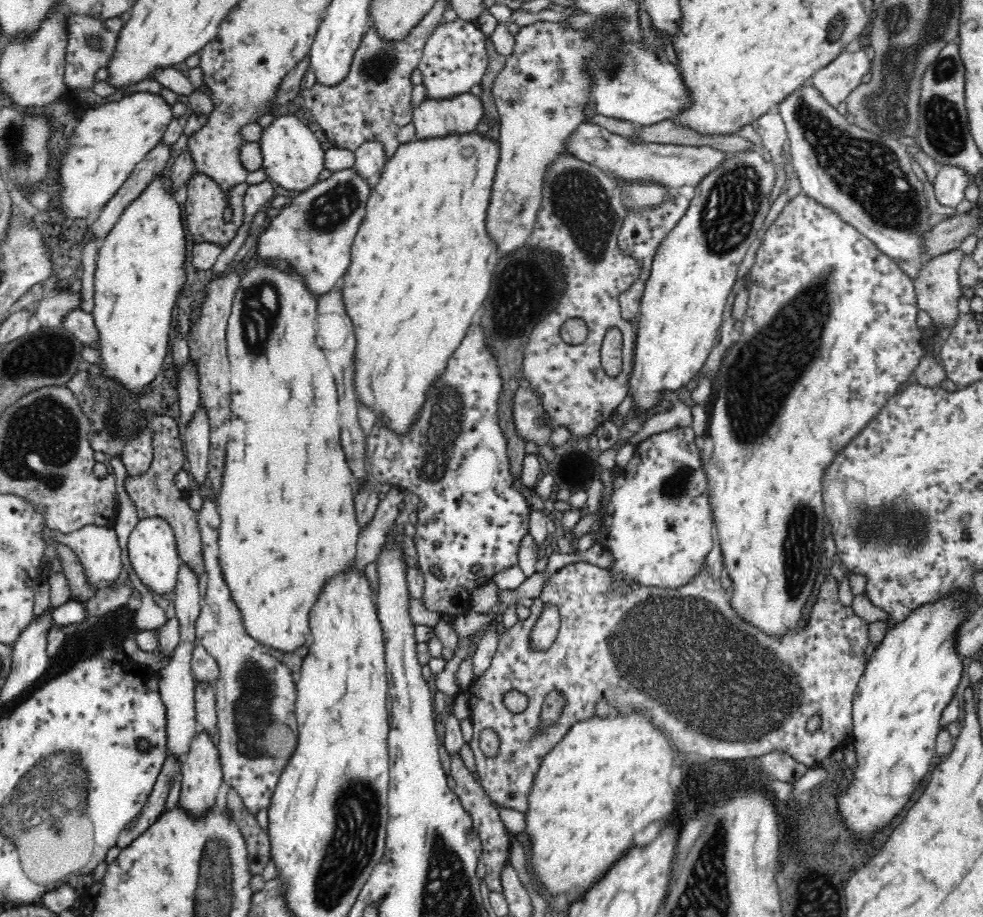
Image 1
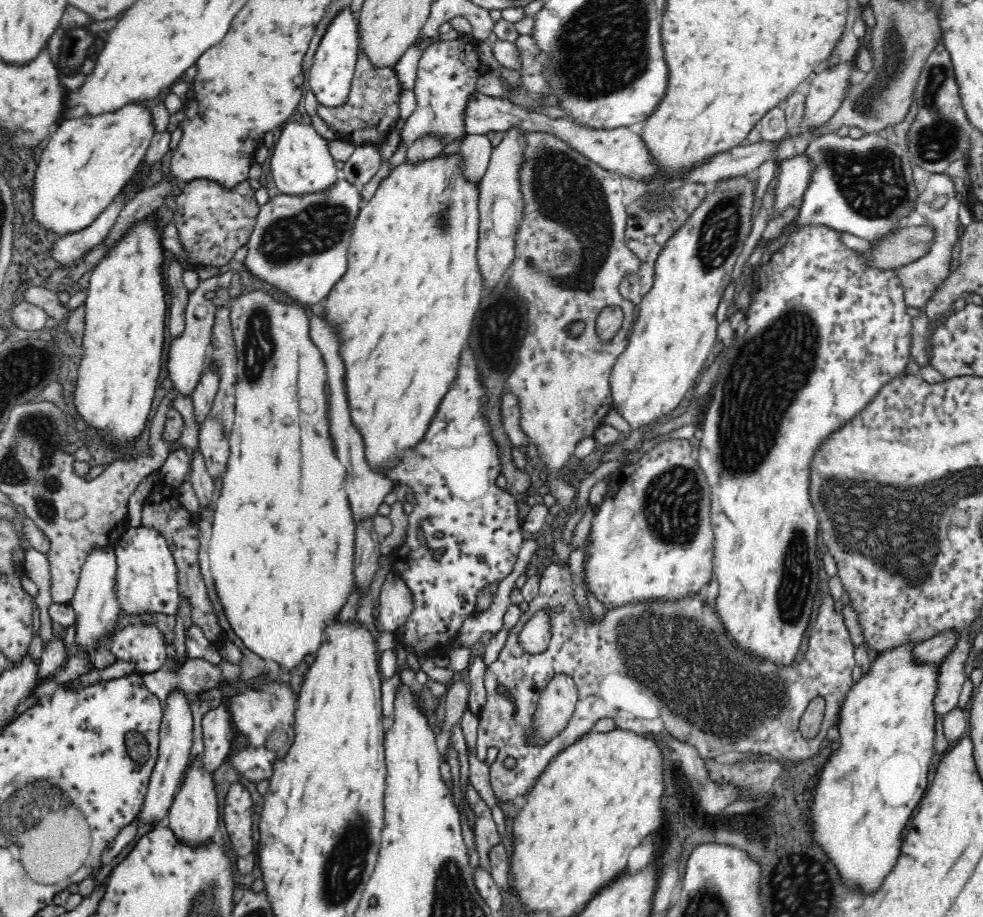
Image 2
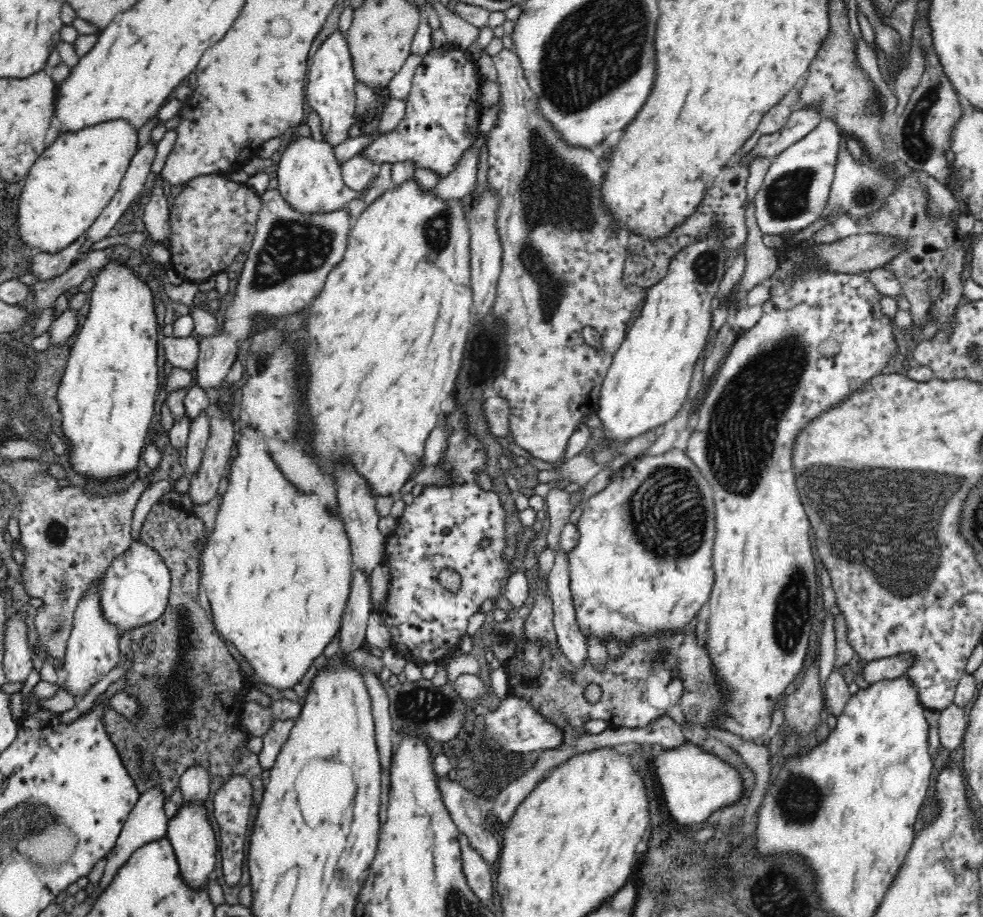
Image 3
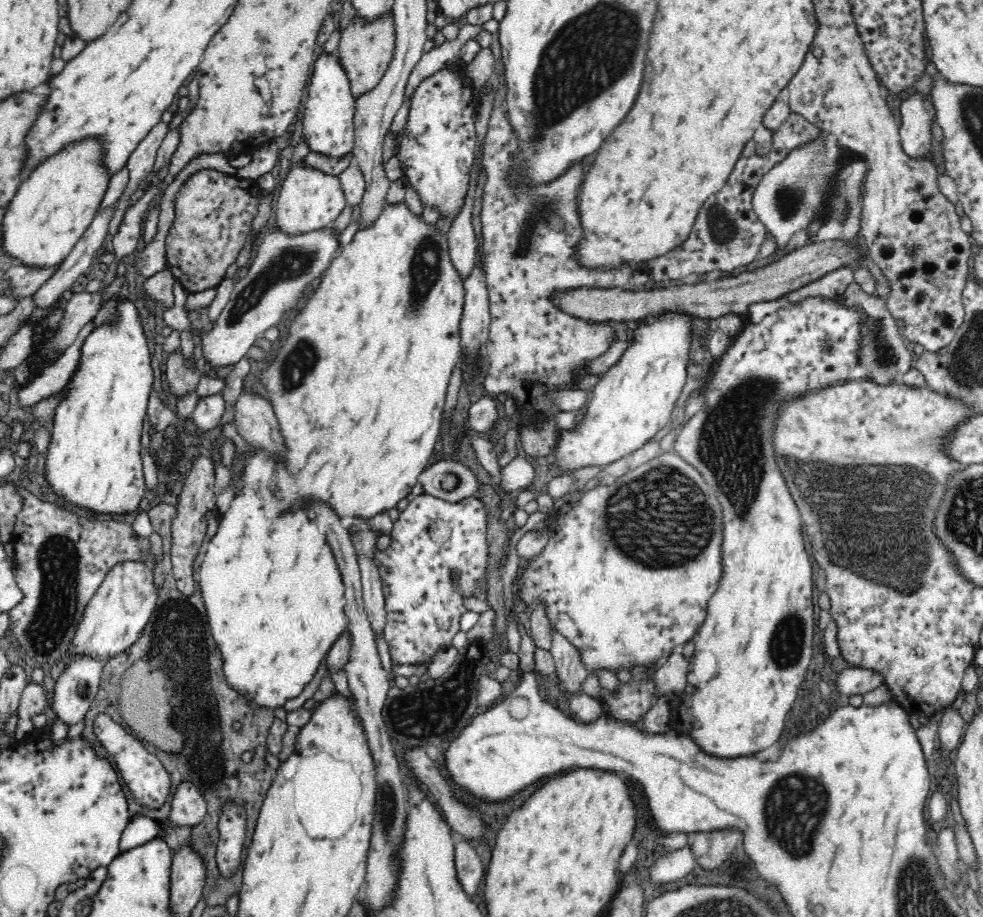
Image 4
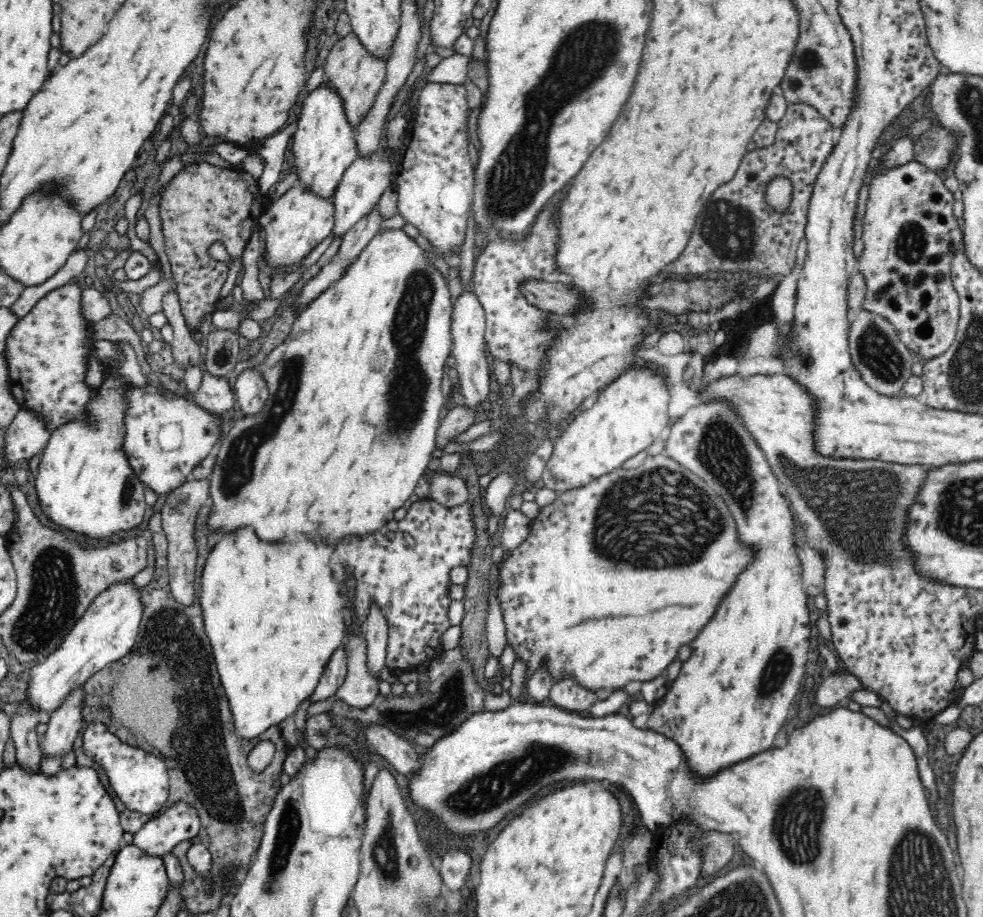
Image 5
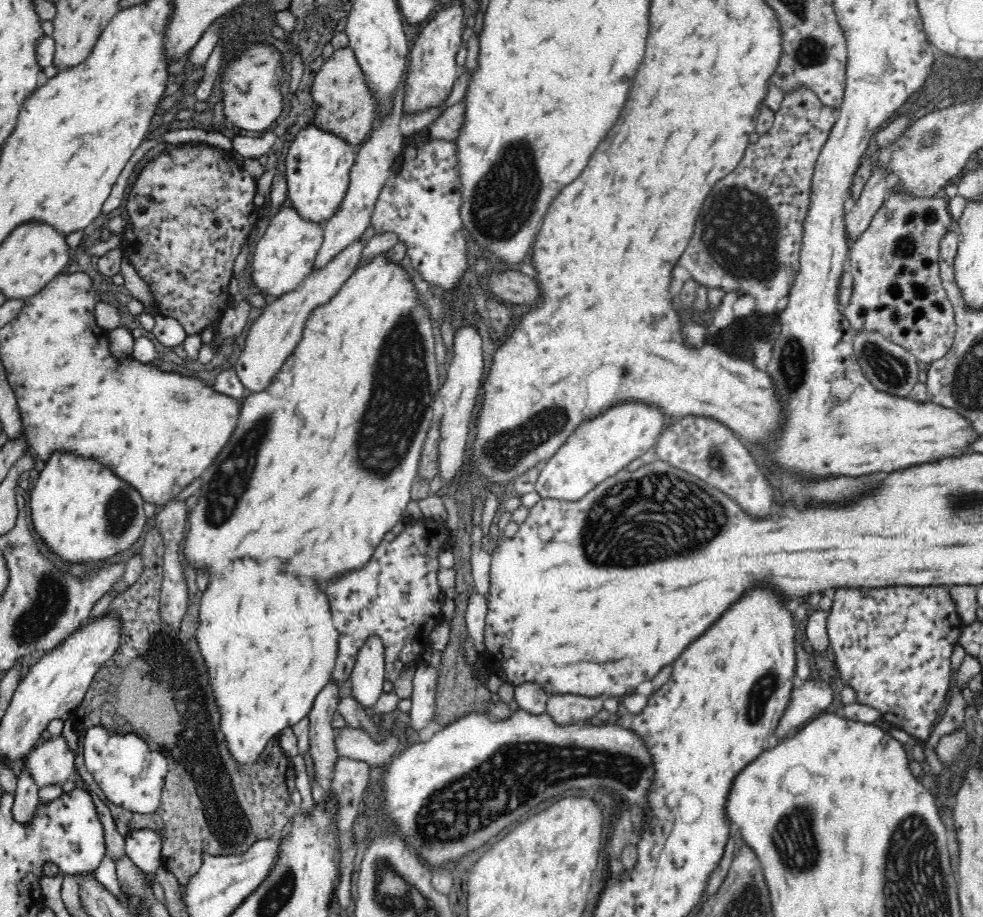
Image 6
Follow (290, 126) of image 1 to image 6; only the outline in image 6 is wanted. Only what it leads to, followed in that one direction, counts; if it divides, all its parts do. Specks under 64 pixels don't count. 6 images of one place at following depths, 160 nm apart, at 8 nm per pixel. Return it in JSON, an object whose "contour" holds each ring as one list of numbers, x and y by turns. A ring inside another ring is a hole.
{"contour":[[294,207,280,208,273,212,263,237,258,240,254,248,250,274,251,282,268,301,279,299,284,293,300,288,303,280,316,269,315,259,320,246,322,246,322,232,323,227,320,226,320,223,312,223,302,219]]}

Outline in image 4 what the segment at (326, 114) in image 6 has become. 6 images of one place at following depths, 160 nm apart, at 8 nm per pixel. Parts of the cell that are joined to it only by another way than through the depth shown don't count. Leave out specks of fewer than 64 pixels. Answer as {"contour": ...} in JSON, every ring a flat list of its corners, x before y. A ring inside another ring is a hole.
{"contour":[[390,15,371,23,355,17,347,28,340,32,341,38,336,55,338,55,338,61,348,76,354,100,370,92,384,77,396,48,394,22,393,16]]}

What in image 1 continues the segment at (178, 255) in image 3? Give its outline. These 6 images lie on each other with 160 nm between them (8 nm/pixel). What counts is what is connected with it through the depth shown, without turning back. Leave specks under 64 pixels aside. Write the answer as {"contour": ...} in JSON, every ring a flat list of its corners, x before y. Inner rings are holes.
{"contour":[[198,171,186,183,187,198,184,204,186,224,195,243,213,242,224,247,233,240,243,223,243,198,247,184,244,182,230,187,227,191,210,175]]}

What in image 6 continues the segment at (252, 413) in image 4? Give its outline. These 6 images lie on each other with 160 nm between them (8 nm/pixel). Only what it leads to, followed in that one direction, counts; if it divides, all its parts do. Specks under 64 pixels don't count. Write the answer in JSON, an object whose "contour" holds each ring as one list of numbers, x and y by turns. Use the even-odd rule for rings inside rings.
{"contour":[[361,238,346,247,340,256,331,260,324,268,312,271,300,288,284,293,279,299,270,300,263,313,247,329,244,345,237,351,232,364,242,384,249,393,264,391,285,365,286,359,294,352,309,314,319,306,326,304,356,270,365,244]]}

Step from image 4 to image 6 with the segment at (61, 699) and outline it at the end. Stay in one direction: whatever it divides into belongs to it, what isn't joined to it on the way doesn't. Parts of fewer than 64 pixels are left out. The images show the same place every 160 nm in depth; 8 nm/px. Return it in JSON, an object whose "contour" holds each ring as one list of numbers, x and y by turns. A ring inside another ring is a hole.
{"contour":[[62,736,53,737,27,756,22,773,36,783,38,790,53,785,62,788,75,773,74,759,66,740]]}

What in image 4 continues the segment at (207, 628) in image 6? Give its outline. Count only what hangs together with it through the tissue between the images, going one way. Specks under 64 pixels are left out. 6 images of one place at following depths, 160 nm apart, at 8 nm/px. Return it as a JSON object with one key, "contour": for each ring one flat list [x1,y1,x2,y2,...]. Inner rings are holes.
{"contour":[[244,490,244,492,237,494,236,498,232,500,228,512,224,514,224,518,219,520,219,528,210,542,208,542,206,556,199,570,199,584,202,589,204,606,206,607,206,616,208,617,210,632,222,655,222,670,224,670,226,682,234,690,238,690,238,694,242,694,242,697,246,698,246,705,250,706,250,709,256,711,256,713,258,713,258,710,266,709,274,712,276,708,284,707,287,700,302,694,302,690,312,680,316,670,320,668,322,660,327,657,328,651,332,648,334,642,340,638,340,635,347,628,345,584,343,583,333,551,326,544,324,534,316,528,316,524,310,518,306,518,304,512,296,512,296,514,288,512,288,514,278,516,276,520,264,520,264,518,266,518,264,516,264,506,262,506,262,500,260,500,258,492]]}

